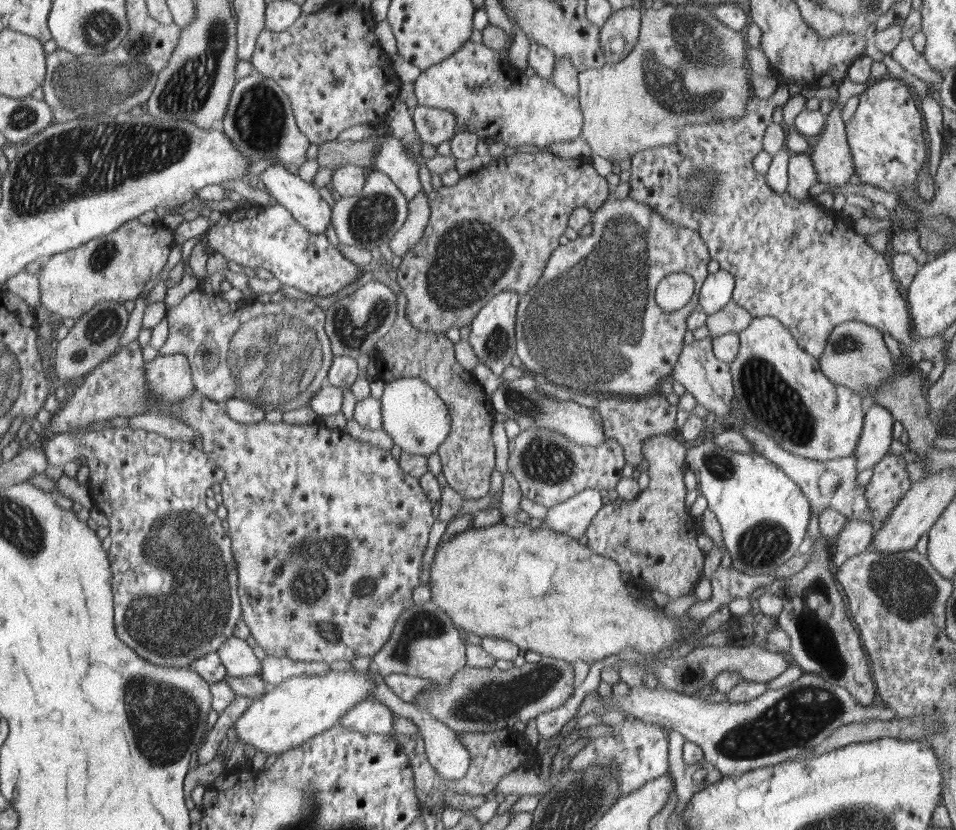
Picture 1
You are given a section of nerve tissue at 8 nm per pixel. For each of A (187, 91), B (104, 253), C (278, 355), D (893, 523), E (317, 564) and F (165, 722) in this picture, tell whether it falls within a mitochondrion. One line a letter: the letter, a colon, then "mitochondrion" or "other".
A: mitochondrion
B: mitochondrion
C: mitochondrion
D: other
E: mitochondrion
F: mitochondrion

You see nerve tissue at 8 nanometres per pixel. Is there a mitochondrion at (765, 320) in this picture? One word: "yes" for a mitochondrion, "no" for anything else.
no

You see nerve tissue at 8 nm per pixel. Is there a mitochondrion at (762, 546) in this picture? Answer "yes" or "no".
yes

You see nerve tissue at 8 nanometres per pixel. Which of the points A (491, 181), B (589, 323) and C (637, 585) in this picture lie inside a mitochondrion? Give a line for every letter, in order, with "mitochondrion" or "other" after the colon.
A: other
B: mitochondrion
C: other

